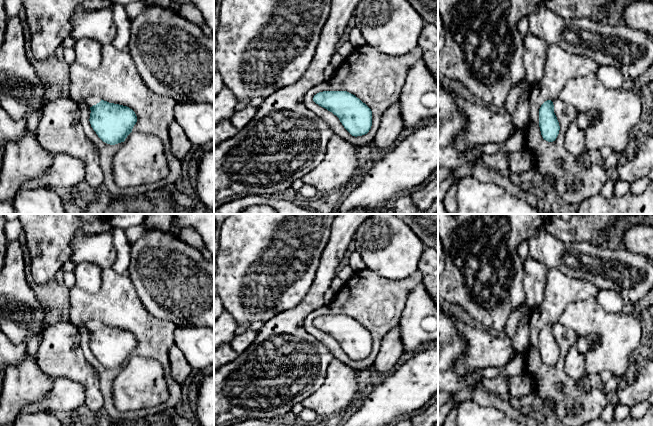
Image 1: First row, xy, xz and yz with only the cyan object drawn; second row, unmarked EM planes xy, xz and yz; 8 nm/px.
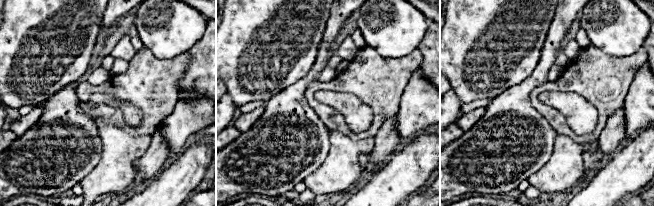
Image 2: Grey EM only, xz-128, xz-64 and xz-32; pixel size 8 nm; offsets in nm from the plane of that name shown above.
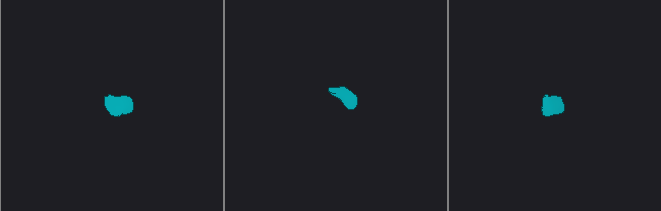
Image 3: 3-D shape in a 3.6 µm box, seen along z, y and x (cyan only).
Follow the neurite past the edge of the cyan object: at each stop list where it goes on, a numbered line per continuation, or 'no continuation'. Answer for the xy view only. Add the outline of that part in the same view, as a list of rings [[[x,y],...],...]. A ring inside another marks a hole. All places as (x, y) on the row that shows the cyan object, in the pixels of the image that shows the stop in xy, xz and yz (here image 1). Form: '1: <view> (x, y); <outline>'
1: xy (92, 100); [[[90,96],[88,97],[85,102],[89,107],[92,107],[93,105],[96,105],[97,103],[99,103],[101,101],[101,99],[97,96]]]

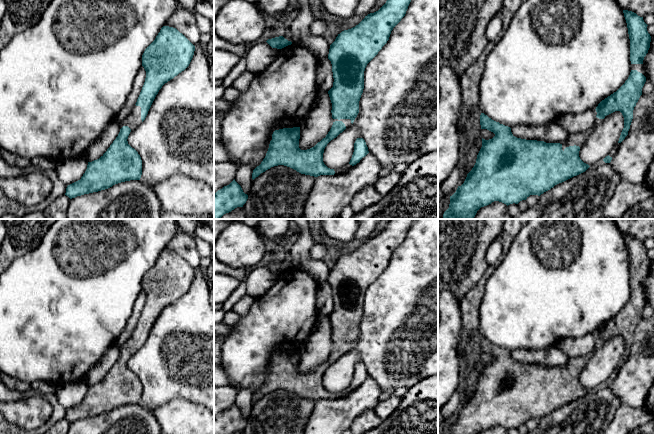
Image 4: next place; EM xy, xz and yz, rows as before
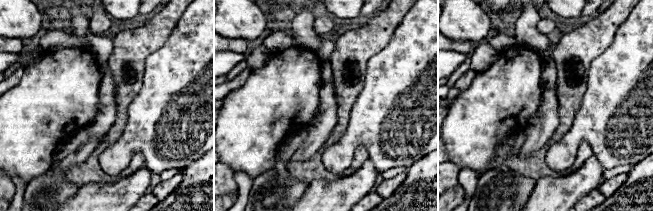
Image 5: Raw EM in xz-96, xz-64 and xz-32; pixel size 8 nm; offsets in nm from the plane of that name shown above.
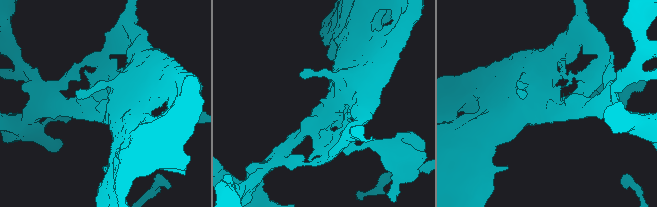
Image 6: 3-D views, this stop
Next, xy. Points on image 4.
1: xy (133, 120); [[[134,105],[129,116],[120,123],[120,127],[128,126],[133,132],[141,123],[141,107]]]

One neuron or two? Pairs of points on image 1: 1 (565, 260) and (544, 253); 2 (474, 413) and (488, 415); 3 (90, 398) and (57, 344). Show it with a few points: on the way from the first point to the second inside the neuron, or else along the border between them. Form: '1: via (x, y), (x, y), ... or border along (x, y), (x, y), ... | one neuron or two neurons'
1: via (560, 256), (549, 253) | one neuron
2: via (477, 415), (485, 415) | one neuron
3: via (90, 385), (90, 381), (66, 357) | one neuron

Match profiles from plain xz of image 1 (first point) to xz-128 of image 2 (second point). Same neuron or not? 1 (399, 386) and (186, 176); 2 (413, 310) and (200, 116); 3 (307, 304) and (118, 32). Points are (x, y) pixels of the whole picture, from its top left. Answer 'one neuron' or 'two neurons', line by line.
1: one neuron
2: one neuron
3: two neurons

